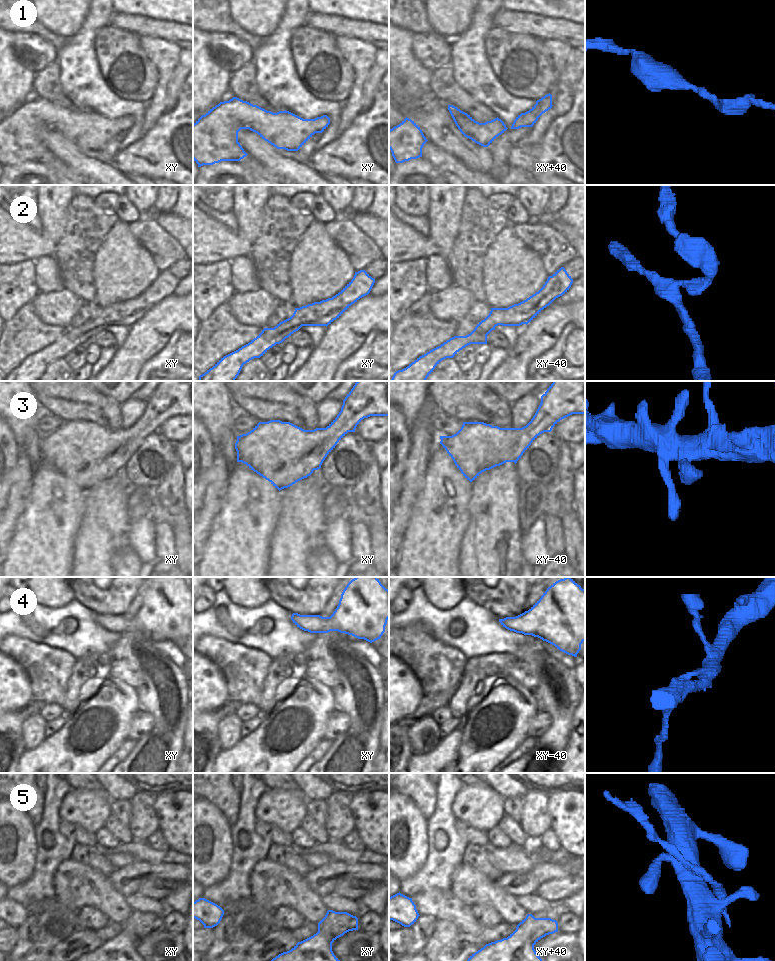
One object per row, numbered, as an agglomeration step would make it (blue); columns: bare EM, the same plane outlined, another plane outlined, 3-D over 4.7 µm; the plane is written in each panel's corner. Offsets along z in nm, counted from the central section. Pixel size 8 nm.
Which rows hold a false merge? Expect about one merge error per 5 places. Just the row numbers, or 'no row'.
5

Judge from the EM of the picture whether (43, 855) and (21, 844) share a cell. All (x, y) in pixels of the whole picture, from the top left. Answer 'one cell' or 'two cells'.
two cells

